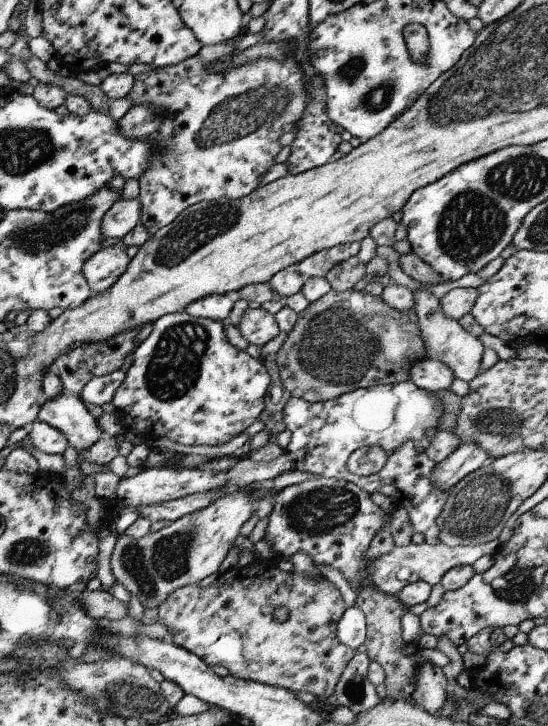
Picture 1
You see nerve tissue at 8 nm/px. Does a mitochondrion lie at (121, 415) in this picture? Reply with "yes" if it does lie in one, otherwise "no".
no

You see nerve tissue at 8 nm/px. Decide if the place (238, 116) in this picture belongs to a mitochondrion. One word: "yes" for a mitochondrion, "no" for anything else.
yes

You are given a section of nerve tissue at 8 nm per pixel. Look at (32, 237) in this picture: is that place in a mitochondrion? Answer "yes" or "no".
yes

